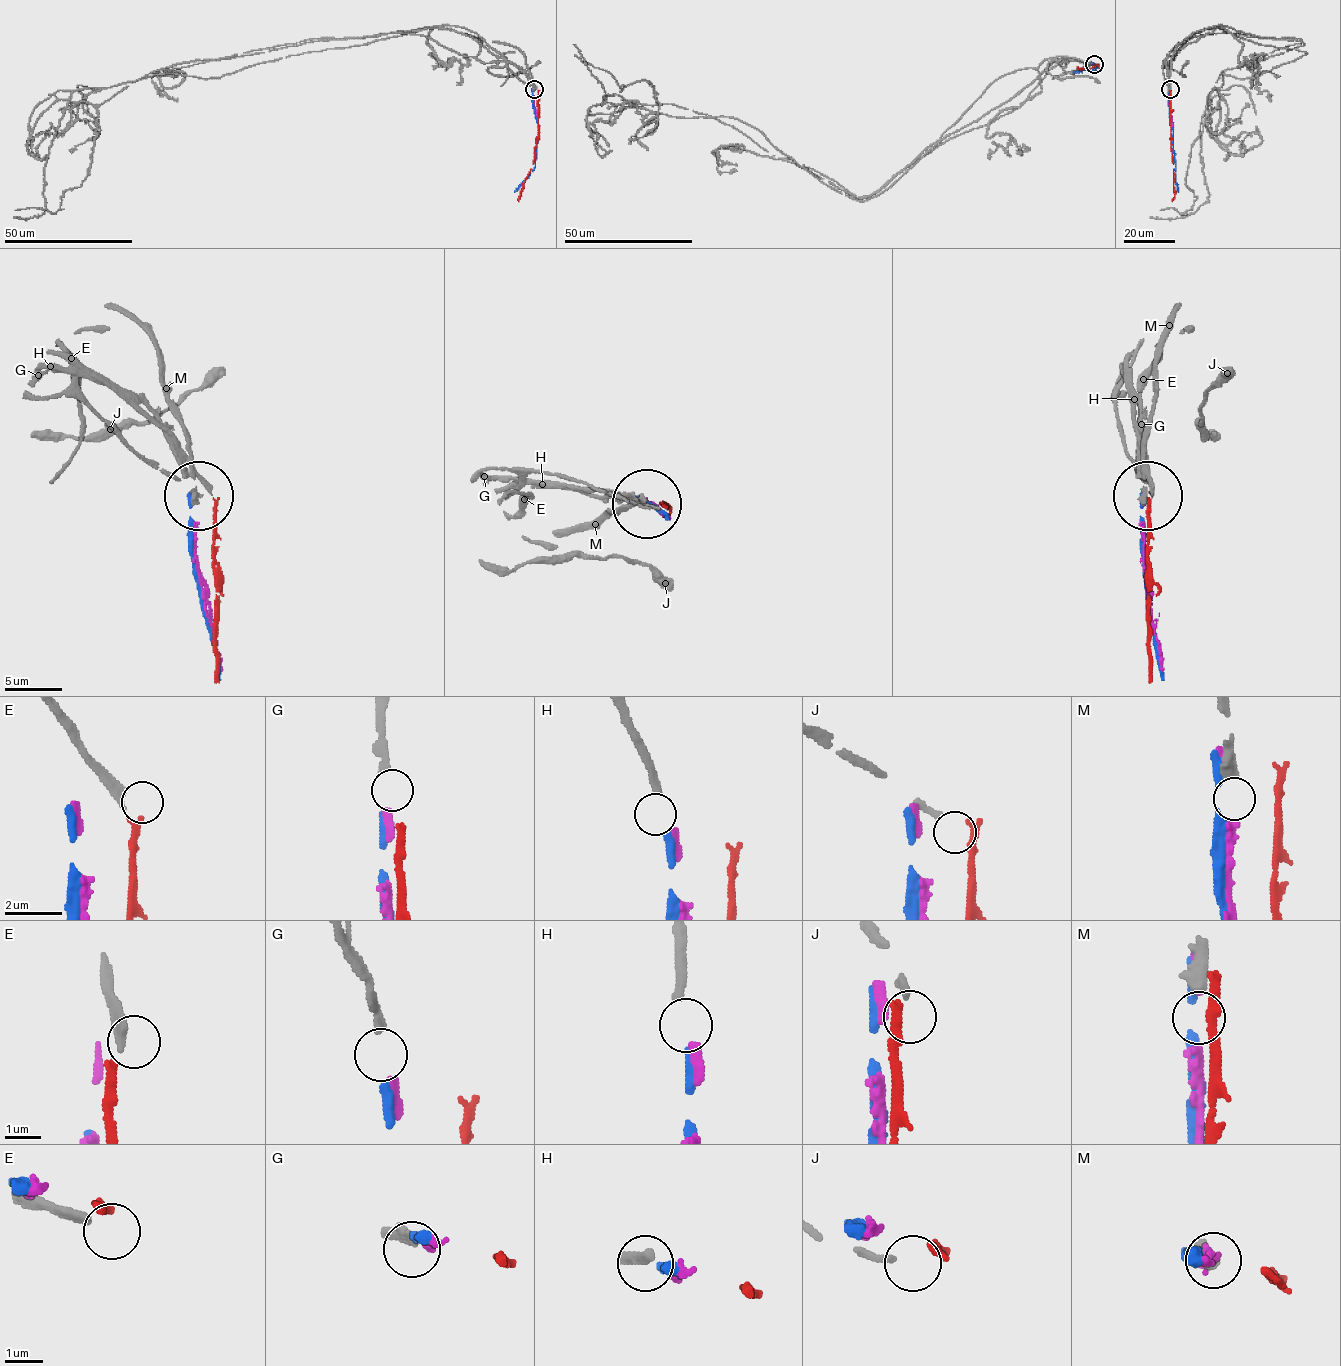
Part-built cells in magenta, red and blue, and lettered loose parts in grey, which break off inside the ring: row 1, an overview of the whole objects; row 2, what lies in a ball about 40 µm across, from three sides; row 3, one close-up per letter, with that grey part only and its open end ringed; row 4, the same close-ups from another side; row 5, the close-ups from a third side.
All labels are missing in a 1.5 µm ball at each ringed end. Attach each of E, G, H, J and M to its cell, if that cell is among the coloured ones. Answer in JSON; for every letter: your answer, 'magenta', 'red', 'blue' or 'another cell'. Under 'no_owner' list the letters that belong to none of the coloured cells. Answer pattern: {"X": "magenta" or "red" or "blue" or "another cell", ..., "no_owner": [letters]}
{"E": "another cell", "G": "magenta", "H": "blue", "J": "another cell", "M": "another cell", "no_owner": ["E", "J", "M"]}

